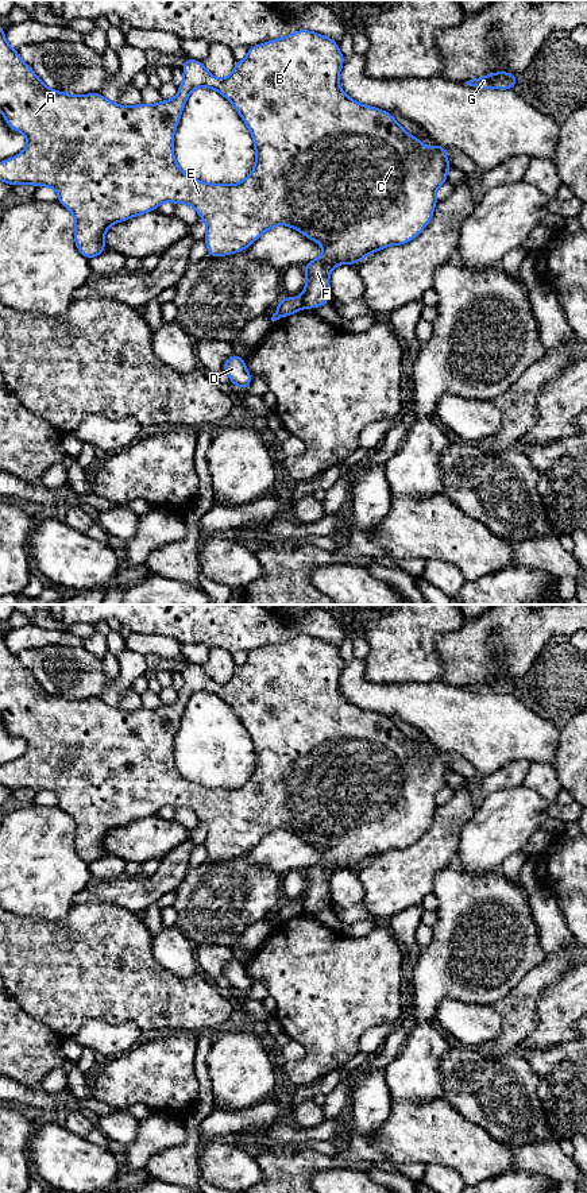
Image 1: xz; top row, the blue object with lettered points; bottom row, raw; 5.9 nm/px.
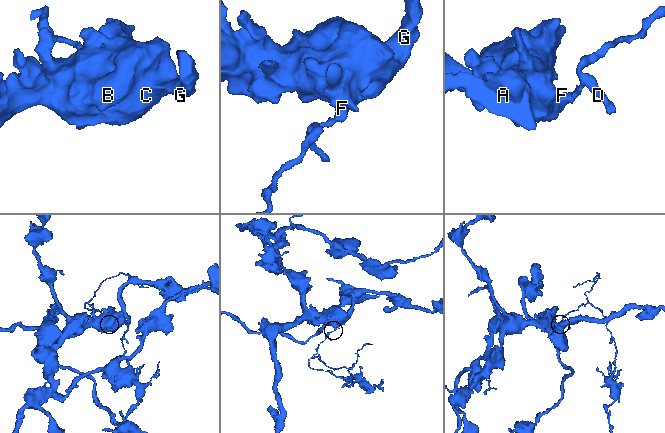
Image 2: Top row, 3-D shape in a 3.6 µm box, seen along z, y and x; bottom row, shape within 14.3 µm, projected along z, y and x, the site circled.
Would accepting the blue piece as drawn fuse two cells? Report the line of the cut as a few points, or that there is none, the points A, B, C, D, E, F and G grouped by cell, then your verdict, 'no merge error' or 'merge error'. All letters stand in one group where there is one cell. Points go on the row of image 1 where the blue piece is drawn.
xz (297, 298), (304, 307) | A B C E F G / D | merge error

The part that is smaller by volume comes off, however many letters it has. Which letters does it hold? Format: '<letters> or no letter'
D

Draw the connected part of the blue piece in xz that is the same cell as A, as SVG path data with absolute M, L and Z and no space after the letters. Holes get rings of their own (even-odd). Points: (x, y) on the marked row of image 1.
M0 26L0 111L9 128L26 135L27 147L19 155L0 162L0 181L4 181L11 186L30 184L34 186L54 188L58 193L58 202L74 215L76 247L86 259L99 256L104 251L107 251L104 244L104 233L112 224L155 211L163 201L171 201L173 204L189 204L197 211L198 217L201 217L206 224L204 240L206 243L209 256L224 256L243 251L270 228L285 224L293 229L300 231L308 239L317 242L325 248L325 251L317 259L304 265L304 270L306 273L306 286L302 294L298 297L304 308L316 309L323 304L329 302L331 300L328 278L335 266L343 263L358 265L364 256L372 252L376 252L389 246L406 244L412 239L417 238L426 227L426 224L432 220L433 211L437 204L437 188L443 184L447 184L447 170L452 165L447 159L445 147L433 142L433 148L428 150L418 138L409 135L398 124L393 115L374 107L363 105L356 100L350 99L339 85L339 74L345 57L340 53L336 40L332 40L317 32L309 30L298 30L291 35L278 38L267 43L251 46L248 49L247 57L243 61L236 62L232 73L224 80L212 76L202 66L201 61L186 58L182 66L184 81L178 86L178 94L174 100L162 100L155 105L140 103L135 107L121 107L117 103L111 103L101 93L72 96L47 88L36 77L34 70L22 61L18 50L13 50L8 45L3 30L4 28ZM200 86L206 86L217 90L227 100L229 100L254 138L254 150L256 152L255 166L251 174L236 185L206 184L198 181L185 174L175 162L175 157L173 152L173 138L175 134L175 127L181 119L182 109L188 101L190 92Z

